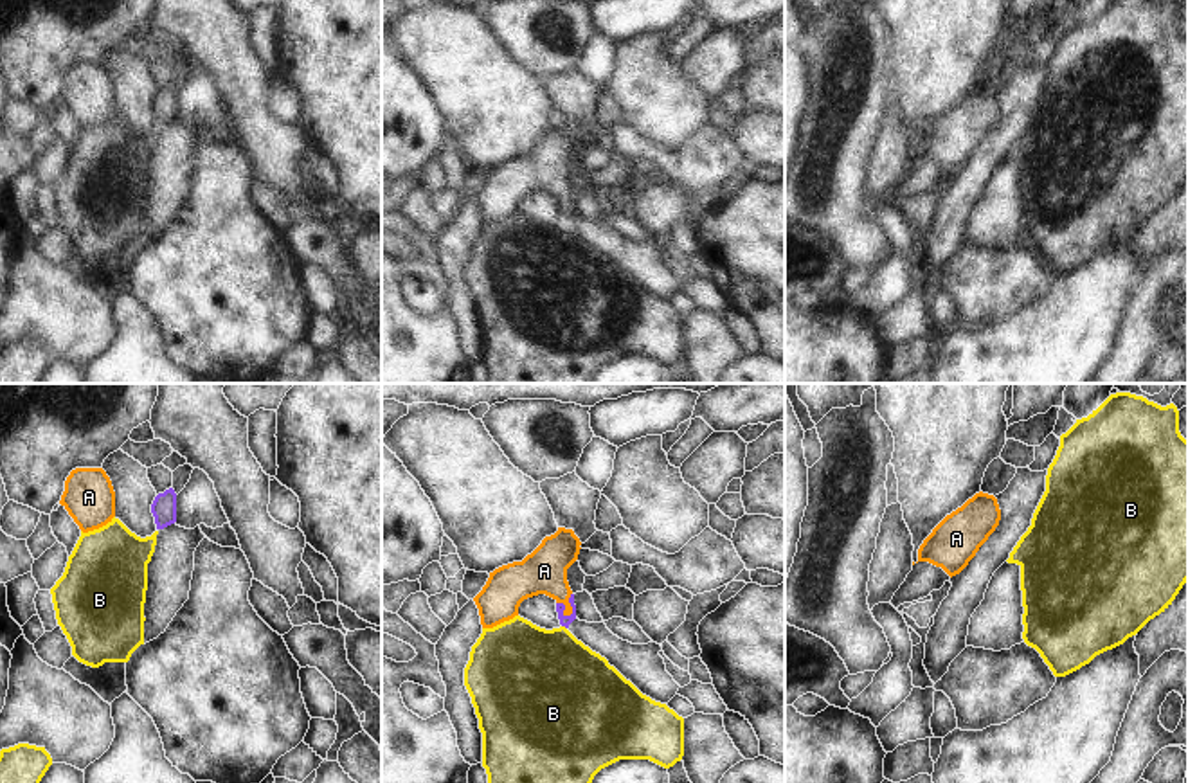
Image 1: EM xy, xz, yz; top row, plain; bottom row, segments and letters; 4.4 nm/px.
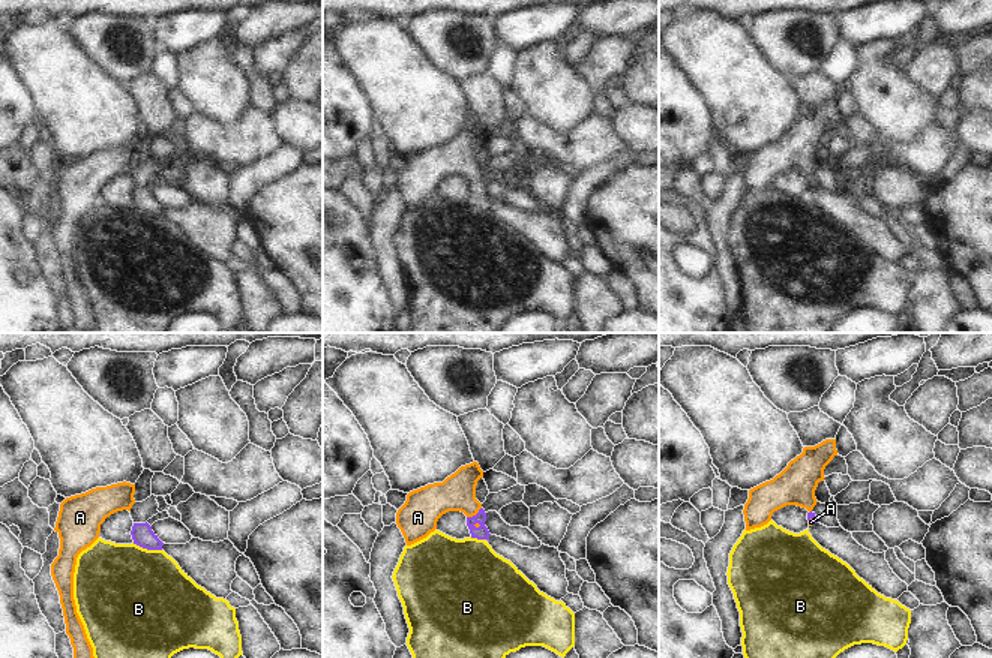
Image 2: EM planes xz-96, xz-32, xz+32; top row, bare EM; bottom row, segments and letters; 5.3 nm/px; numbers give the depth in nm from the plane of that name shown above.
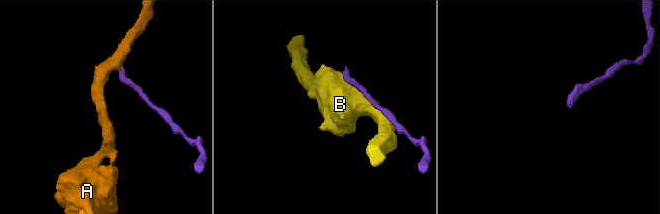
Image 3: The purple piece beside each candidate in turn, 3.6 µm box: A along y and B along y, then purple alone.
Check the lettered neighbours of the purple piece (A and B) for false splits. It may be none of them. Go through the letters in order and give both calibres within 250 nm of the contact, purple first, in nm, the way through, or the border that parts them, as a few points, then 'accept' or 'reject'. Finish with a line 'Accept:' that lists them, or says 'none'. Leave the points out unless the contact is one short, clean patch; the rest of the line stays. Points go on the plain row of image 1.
A: 50 nm thick on the purple side, 200 nm on the other; runs through xz (564, 216), (571, 202), (544, 168); accept
B: 50 nm thick on the purple side, 440 nm on the other; reject
Accept: A

